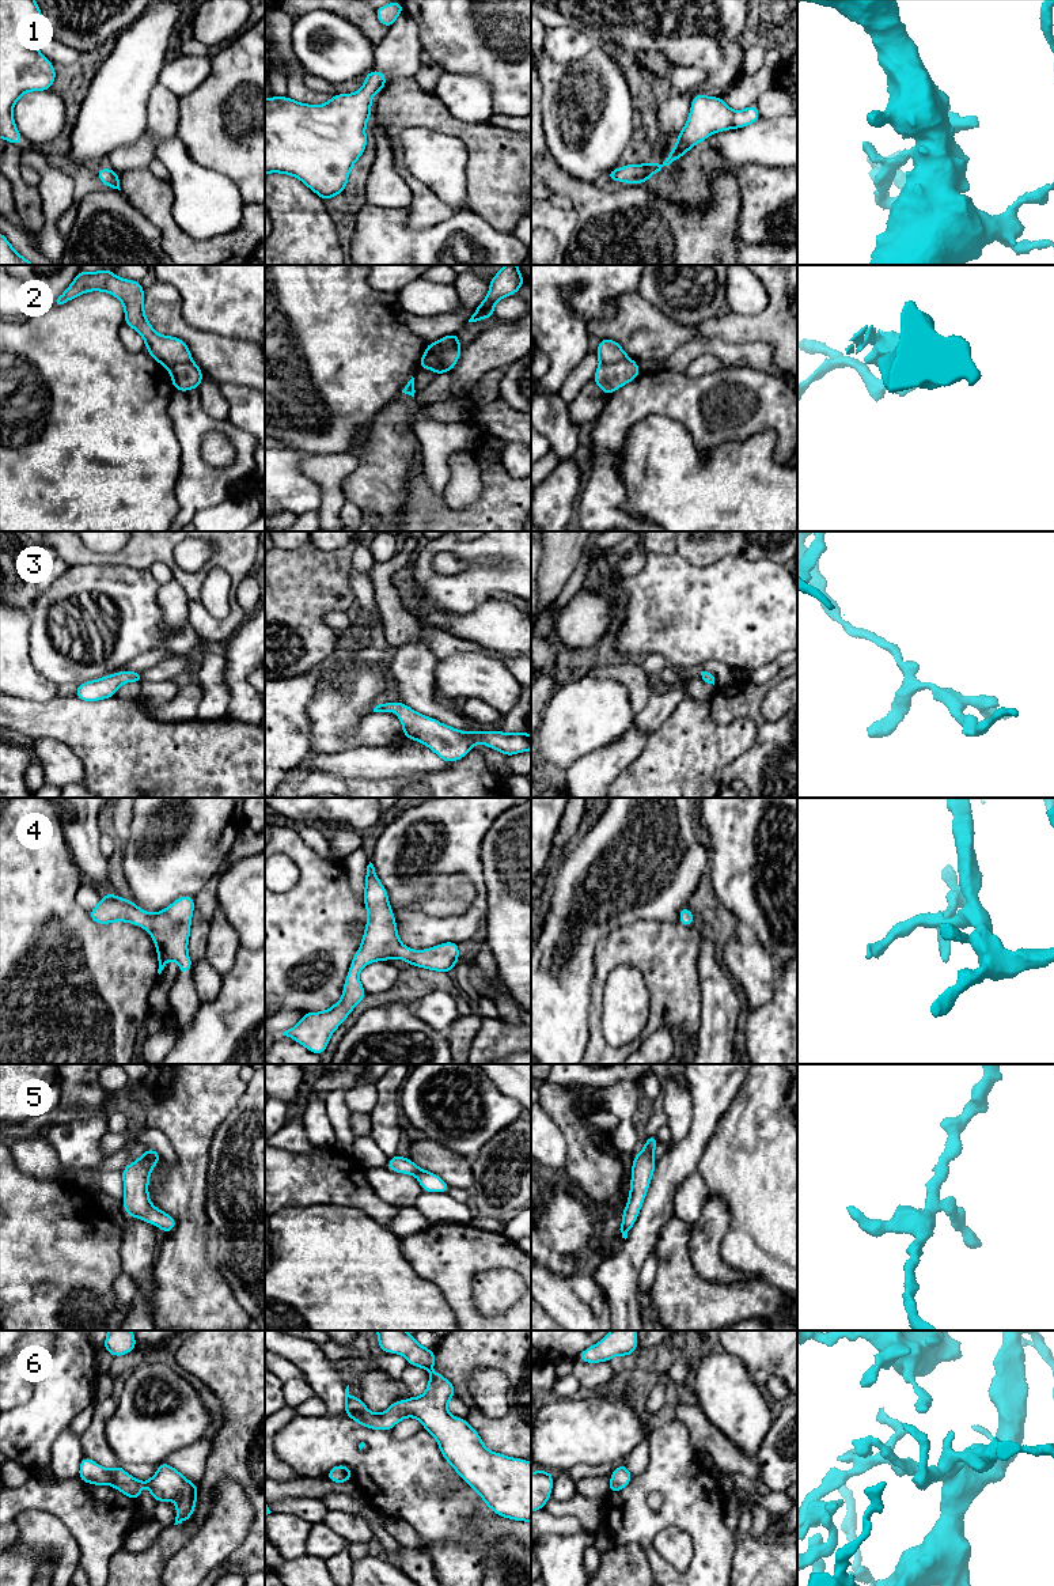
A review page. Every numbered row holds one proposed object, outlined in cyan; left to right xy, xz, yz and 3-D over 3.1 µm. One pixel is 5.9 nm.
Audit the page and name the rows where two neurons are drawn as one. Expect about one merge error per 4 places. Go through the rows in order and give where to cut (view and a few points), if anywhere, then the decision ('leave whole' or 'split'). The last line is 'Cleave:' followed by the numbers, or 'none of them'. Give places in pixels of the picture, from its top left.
1: no cut; leave whole
2: cut in xz along (455, 335), (457, 340), (444, 351), (446, 371); split
3: no cut; leave whole
4: no cut; leave whole
5: no cut; leave whole
6: no cut; leave whole
Cleave: 2

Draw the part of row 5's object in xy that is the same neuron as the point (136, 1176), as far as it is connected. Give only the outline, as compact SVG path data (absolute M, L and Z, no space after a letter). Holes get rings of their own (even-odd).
M148 1148L136 1162L129 1163L121 1173L124 1180L124 1210L130 1218L159 1226L163 1233L175 1229L177 1220L151 1204L148 1197L149 1174L162 1155Z

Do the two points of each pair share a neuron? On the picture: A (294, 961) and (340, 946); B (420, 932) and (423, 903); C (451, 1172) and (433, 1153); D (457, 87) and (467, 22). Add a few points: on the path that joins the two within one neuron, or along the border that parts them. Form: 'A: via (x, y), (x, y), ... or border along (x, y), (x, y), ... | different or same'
A: via (304, 950), (309, 946), (329, 946) | same
B: border along (423, 879), (409, 905), (452, 916) | different
C: via (448, 1168), (438, 1157) | same
D: border along (444, 69), (478, 74), (489, 86) | different

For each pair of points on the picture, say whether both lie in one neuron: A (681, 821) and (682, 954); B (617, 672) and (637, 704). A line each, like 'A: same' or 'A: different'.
A: different
B: same

